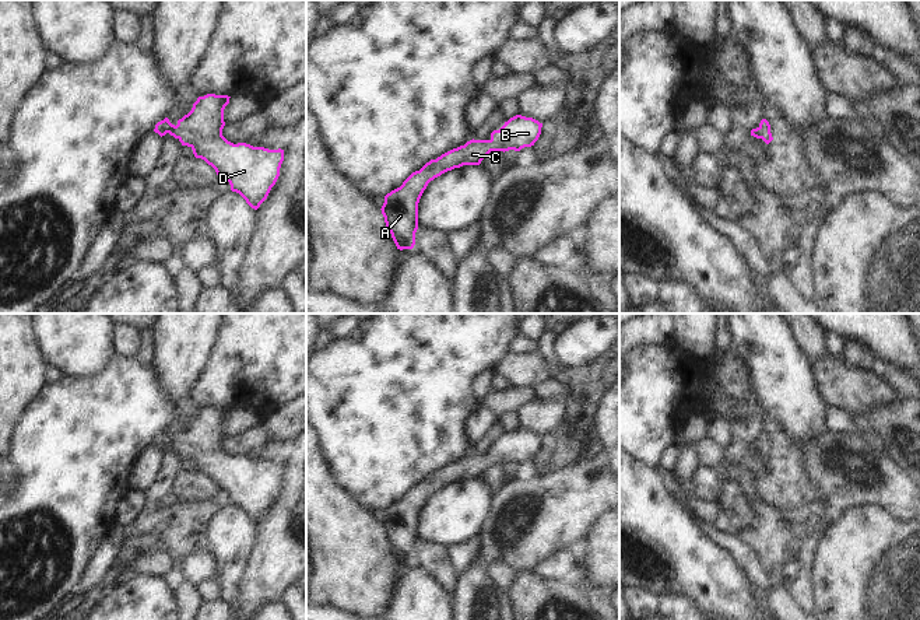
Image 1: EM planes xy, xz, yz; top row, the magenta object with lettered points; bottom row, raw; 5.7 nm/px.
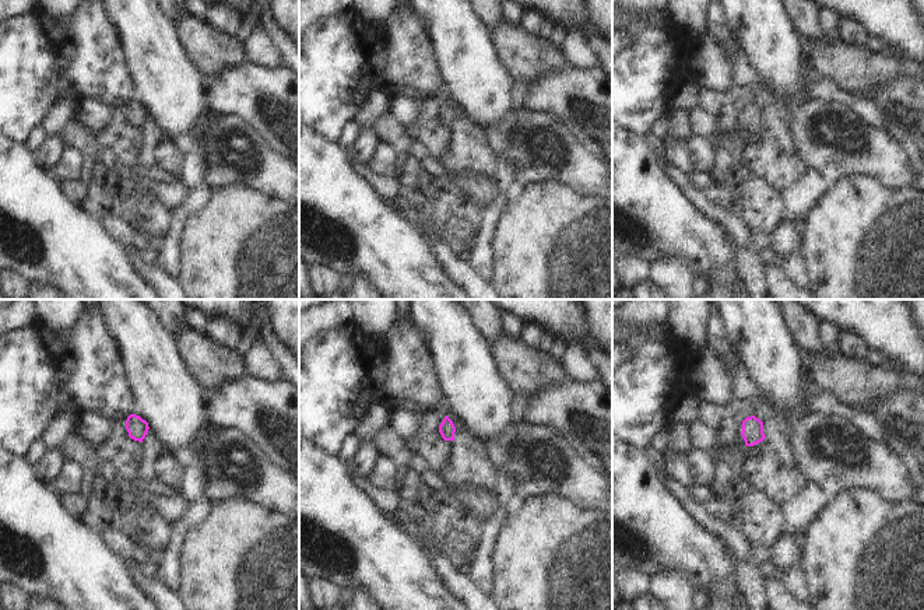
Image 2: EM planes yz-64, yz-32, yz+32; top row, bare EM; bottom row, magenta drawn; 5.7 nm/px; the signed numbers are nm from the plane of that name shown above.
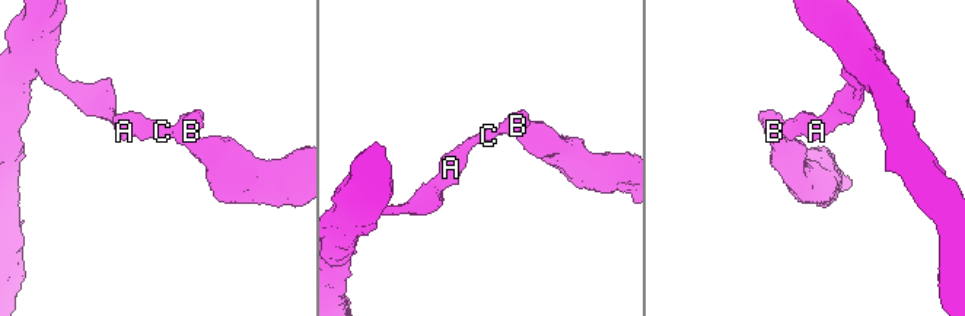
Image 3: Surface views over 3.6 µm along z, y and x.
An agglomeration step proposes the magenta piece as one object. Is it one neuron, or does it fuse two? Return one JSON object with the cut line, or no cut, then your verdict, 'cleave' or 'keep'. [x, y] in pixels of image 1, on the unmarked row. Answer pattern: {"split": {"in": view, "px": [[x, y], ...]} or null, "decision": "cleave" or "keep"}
{"split": null, "decision": "keep"}

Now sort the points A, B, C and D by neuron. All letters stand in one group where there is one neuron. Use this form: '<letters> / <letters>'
A B C D

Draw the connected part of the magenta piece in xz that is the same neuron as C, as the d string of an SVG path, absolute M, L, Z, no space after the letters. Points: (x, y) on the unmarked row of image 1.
M516 428L499 444L491 446L489 453L470 453L436 473L426 476L412 486L400 501L384 509L382 528L397 563L412 563L418 543L418 516L428 497L442 487L463 479L480 479L491 465L520 465L531 460L541 448L542 437L533 431Z

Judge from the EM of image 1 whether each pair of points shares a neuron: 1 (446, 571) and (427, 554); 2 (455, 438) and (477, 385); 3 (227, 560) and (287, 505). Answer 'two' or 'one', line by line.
1: one
2: two
3: two

